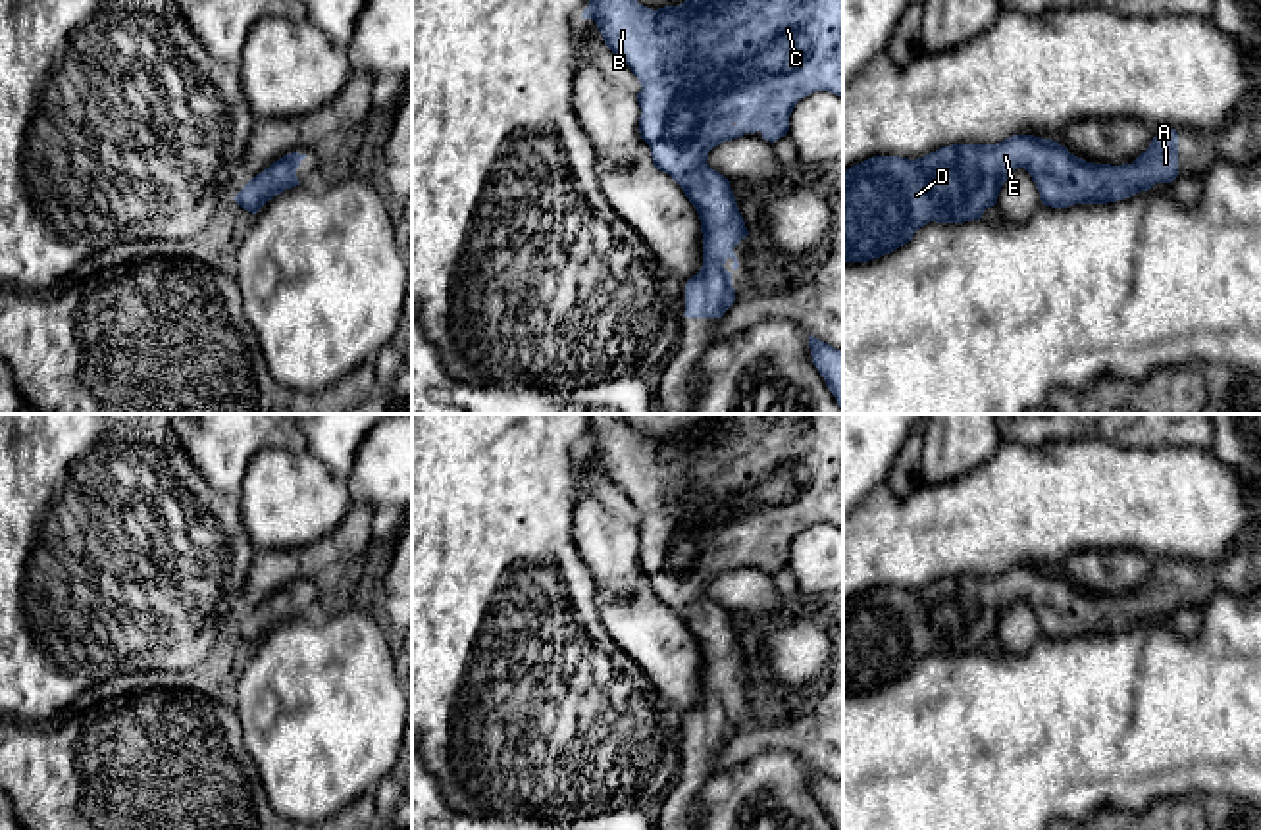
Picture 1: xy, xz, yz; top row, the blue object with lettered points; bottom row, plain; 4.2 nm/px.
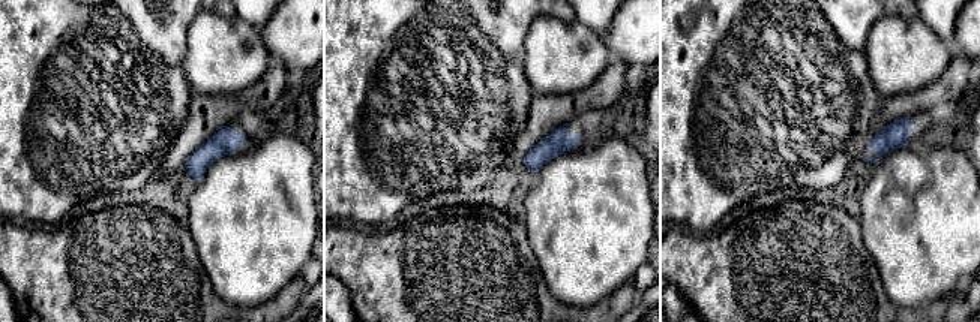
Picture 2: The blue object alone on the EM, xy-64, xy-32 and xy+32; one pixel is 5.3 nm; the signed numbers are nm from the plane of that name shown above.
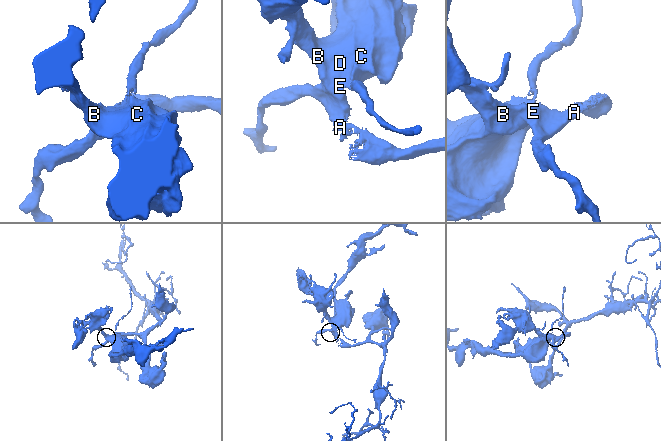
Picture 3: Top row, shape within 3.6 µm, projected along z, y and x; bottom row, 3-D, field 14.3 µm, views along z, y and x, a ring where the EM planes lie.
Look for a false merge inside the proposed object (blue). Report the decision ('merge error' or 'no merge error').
no merge error

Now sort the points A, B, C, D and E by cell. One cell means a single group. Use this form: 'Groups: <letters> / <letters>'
Groups: A B C D E

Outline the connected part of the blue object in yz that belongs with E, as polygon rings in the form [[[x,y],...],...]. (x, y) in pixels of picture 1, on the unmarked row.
[[[1165,560],[1132,595],[1094,595],[1070,585],[1057,572],[1013,566],[997,576],[951,576],[922,589],[874,587],[843,605],[843,693],[868,693],[909,674],[930,653],[965,655],[980,651],[997,635],[1003,614],[1024,599],[1040,632],[1051,639],[1107,635],[1149,622],[1178,609],[1178,564]]]

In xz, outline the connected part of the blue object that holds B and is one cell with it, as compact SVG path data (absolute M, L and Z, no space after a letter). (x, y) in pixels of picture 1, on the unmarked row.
M622 414L589 418L591 431L581 449L597 454L605 476L639 510L639 564L651 580L653 597L683 620L701 651L703 697L687 711L683 747L722 749L735 734L732 705L724 695L732 689L732 699L739 699L733 680L749 662L730 612L707 595L708 584L757 562L770 574L778 572L789 562L795 535L816 522L843 530L843 414L716 414L680 437L658 441L639 435Z

